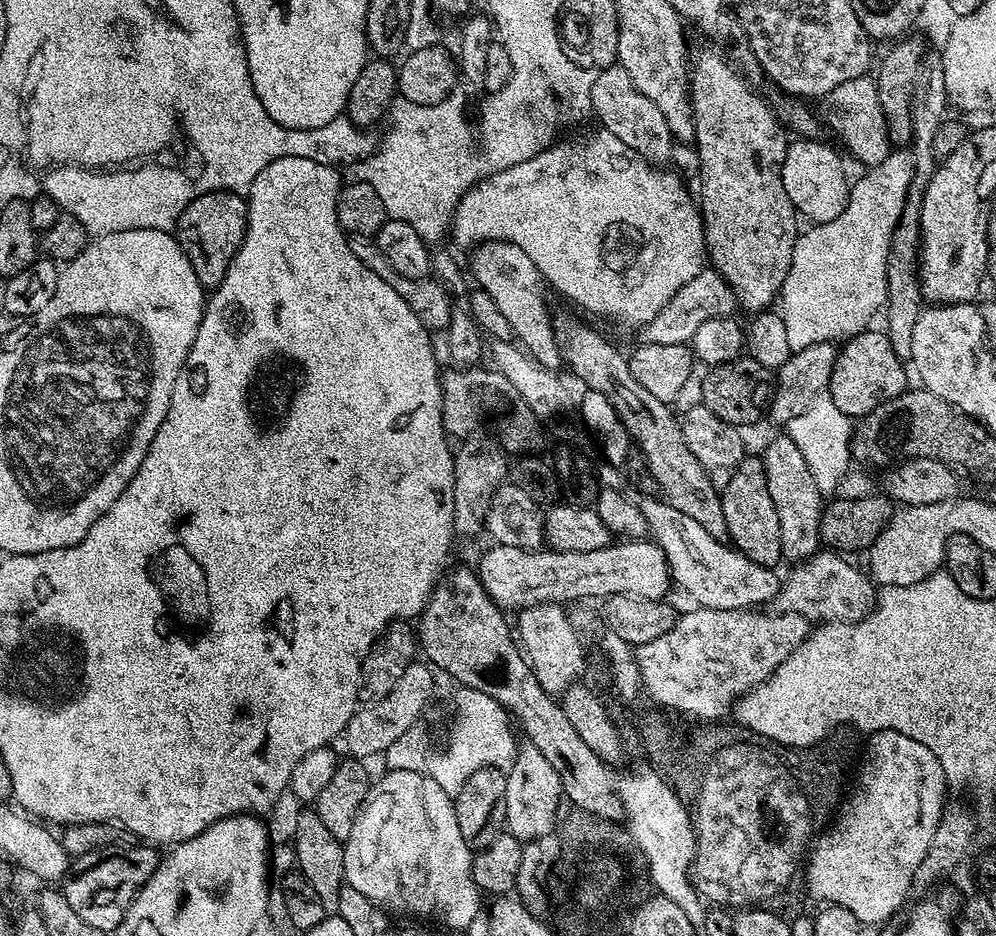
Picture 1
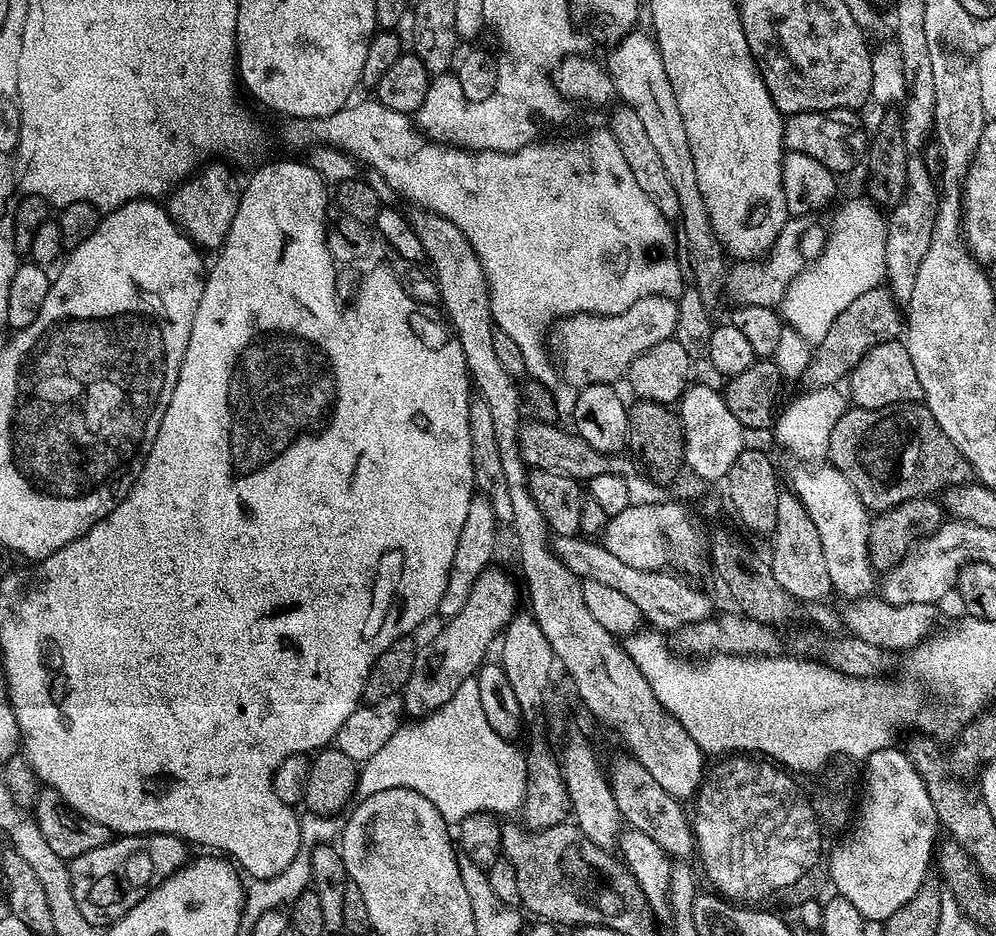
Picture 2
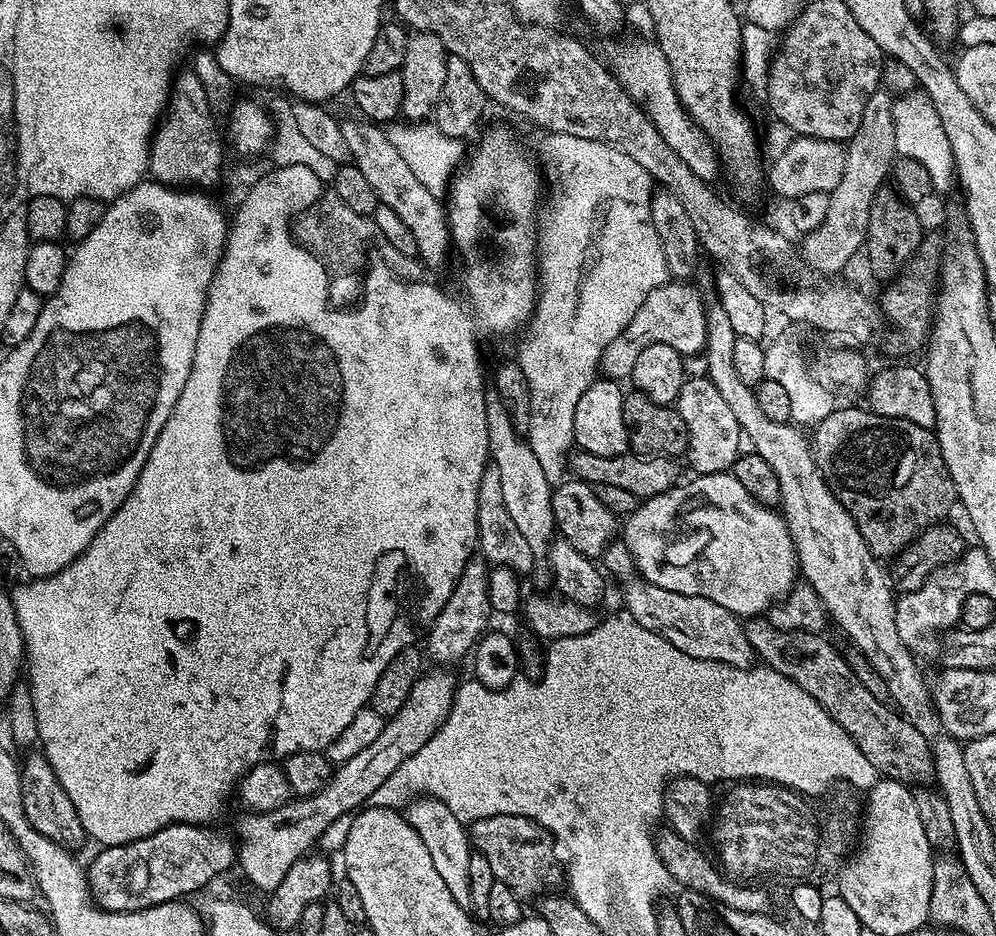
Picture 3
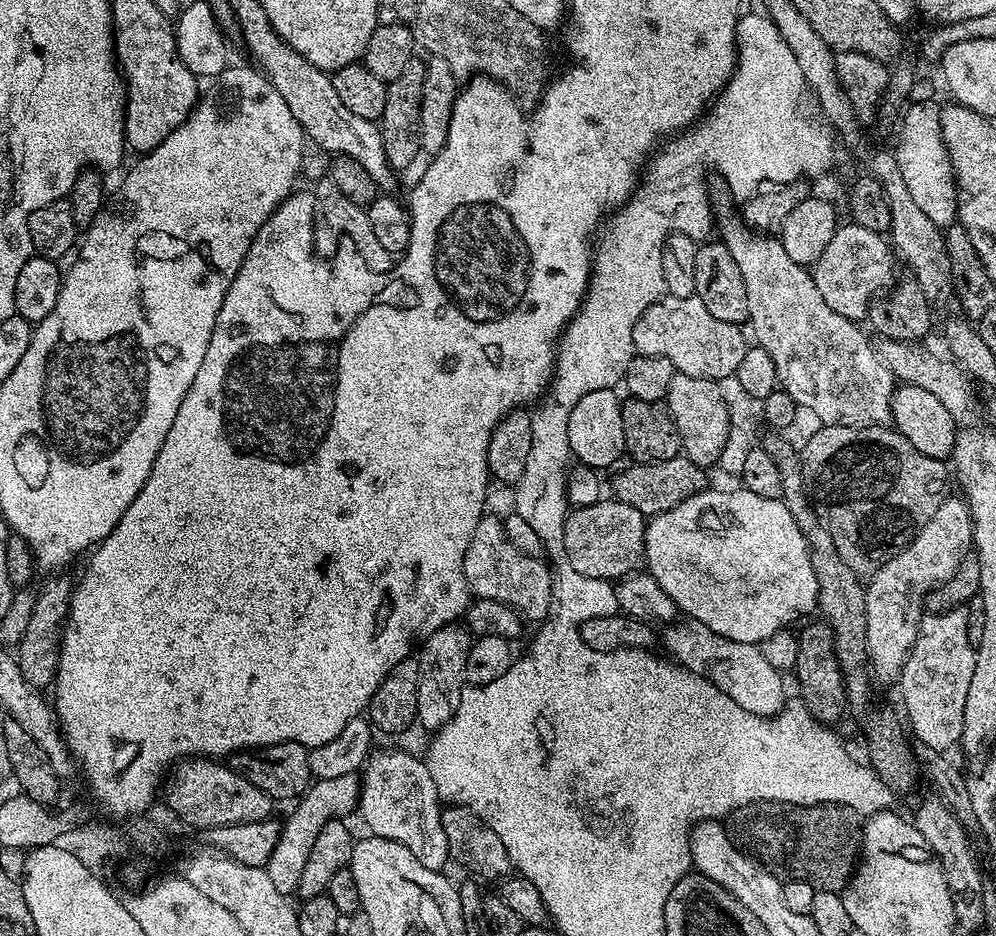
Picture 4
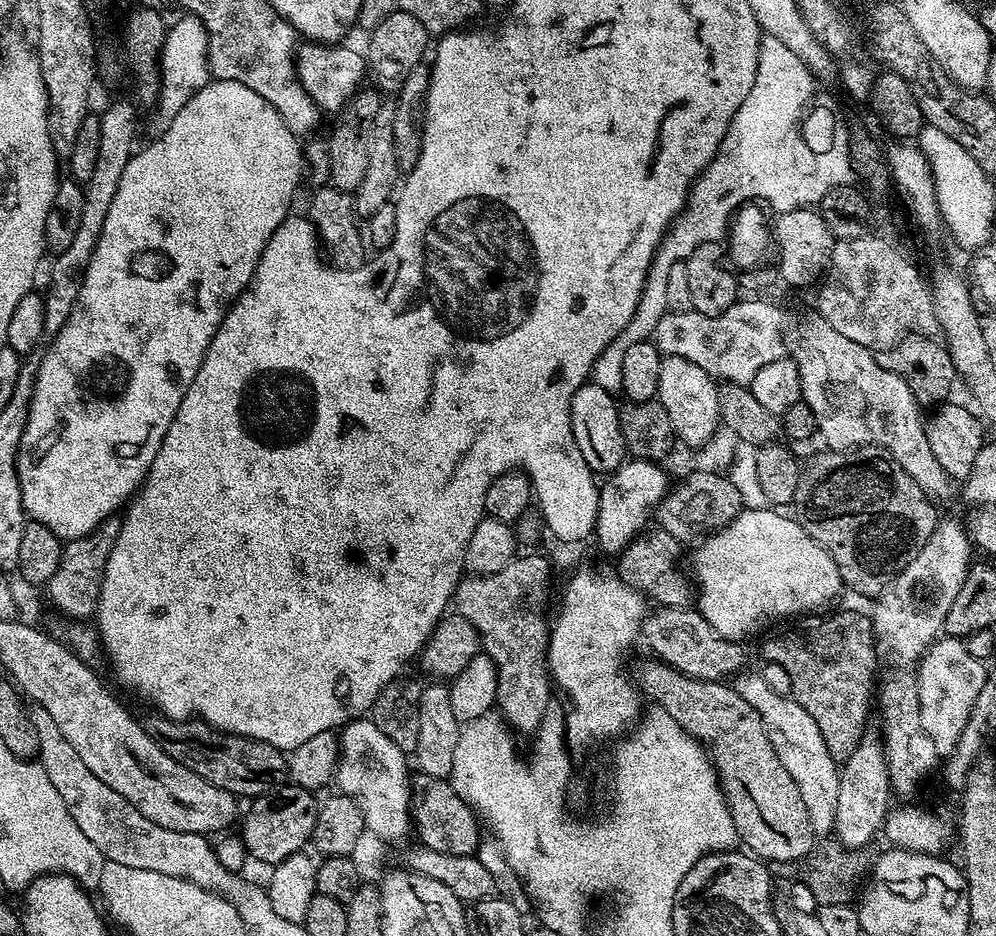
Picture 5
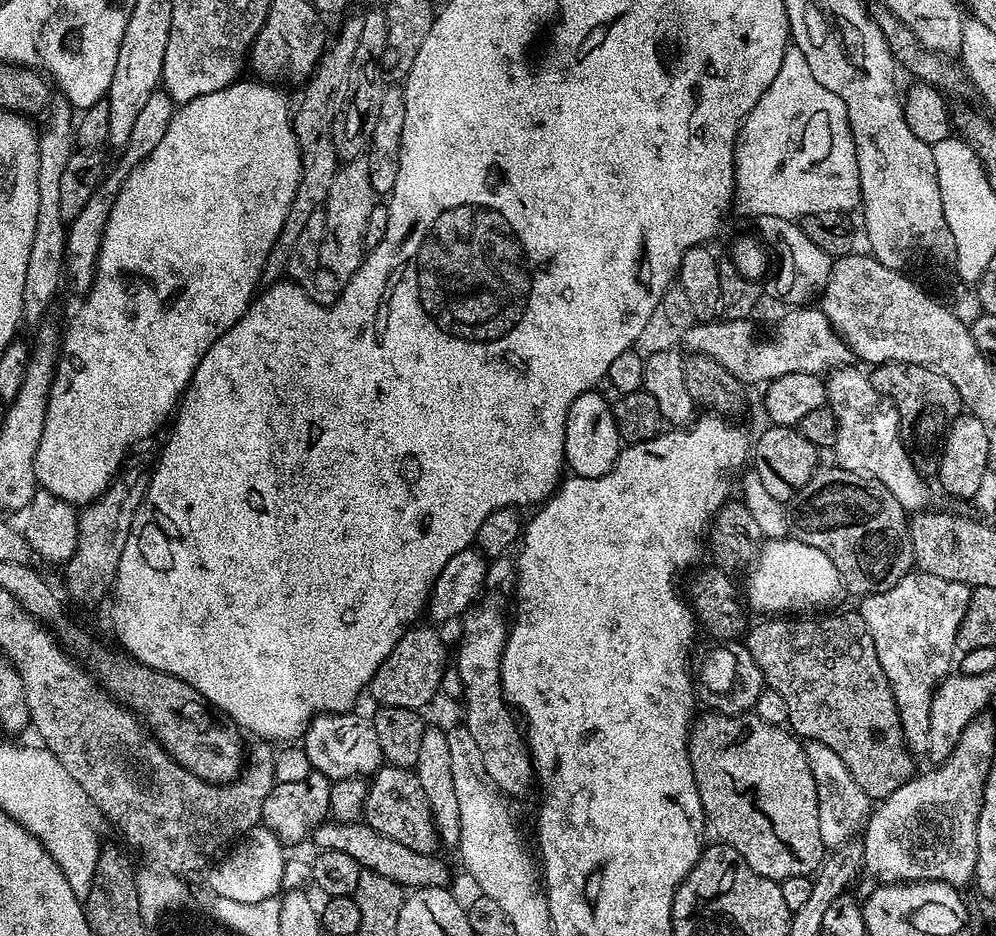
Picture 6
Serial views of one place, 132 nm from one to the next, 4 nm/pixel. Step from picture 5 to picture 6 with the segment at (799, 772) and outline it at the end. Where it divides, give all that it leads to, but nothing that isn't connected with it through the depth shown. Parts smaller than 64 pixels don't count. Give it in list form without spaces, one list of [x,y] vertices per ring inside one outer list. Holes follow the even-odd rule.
[[[808,742],[804,744],[804,752],[810,762],[810,772],[814,774],[814,786],[818,786],[818,822],[822,830],[822,842],[825,849],[835,850],[855,841],[861,835],[874,807],[871,796],[867,796],[854,782],[854,774],[846,770],[846,762],[834,754],[825,744]]]

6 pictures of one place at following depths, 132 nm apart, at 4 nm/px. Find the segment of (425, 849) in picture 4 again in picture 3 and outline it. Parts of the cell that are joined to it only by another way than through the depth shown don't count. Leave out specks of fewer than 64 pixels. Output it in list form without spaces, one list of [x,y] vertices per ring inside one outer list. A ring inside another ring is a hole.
[[[416,798],[407,805],[406,818],[414,830],[418,830],[418,838],[422,838],[422,843],[426,846],[434,867],[438,869],[438,875],[442,882],[454,894],[454,902],[458,906],[471,909],[470,902],[470,854],[474,851],[470,843],[470,832],[466,827],[465,821],[460,820],[441,800],[431,798]]]

